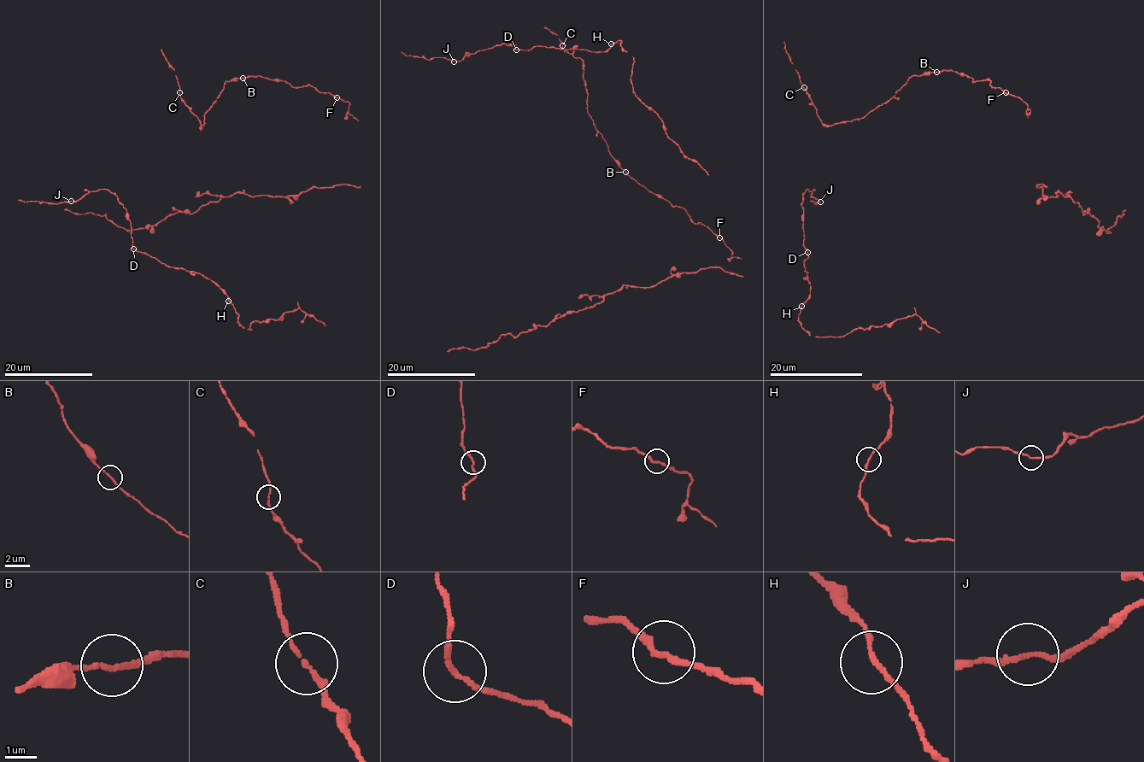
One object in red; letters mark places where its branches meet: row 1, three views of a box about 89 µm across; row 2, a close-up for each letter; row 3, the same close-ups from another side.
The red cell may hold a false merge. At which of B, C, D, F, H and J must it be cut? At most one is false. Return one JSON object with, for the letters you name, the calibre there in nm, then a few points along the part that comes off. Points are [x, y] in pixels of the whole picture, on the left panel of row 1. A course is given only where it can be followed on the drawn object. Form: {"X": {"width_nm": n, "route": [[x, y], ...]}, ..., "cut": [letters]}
{"cut": []}

